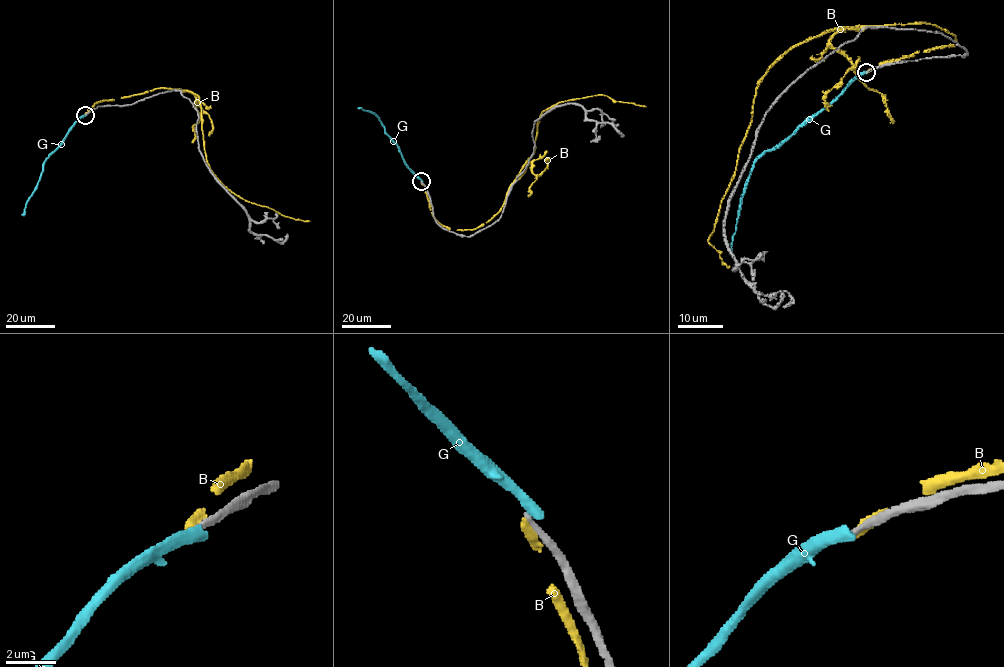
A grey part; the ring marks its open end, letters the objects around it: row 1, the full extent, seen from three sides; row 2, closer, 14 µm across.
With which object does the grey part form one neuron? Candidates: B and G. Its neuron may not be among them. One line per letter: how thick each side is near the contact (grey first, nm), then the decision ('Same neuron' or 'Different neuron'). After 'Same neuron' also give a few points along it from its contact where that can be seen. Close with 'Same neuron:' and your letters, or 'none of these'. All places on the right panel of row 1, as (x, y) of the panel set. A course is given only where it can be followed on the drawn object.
B: Thickness 340 nm (grey) against 440 nm. Different neuron
G: Thickness 240 nm (grey) against 550 nm. Different neuron
Same neuron: none of these

